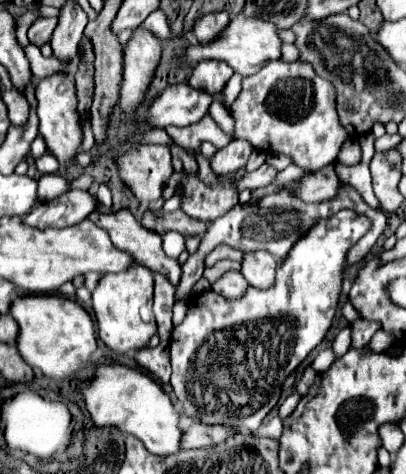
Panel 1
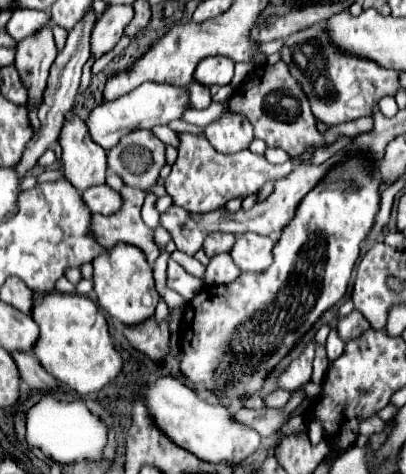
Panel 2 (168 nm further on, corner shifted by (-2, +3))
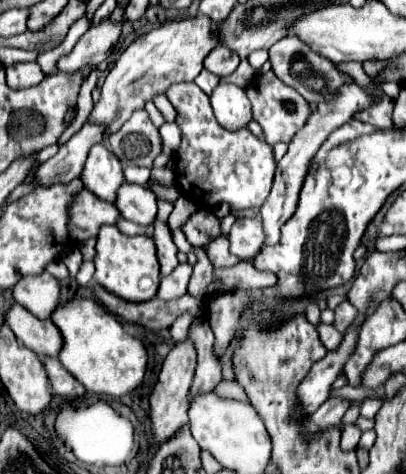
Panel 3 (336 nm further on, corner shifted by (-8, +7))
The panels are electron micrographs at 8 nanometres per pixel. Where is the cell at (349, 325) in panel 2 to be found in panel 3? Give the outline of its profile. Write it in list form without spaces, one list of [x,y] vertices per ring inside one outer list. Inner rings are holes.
[[[342,301],[336,309],[334,309],[334,327],[338,329],[338,331],[346,331],[348,329],[348,325],[356,319],[356,307],[352,307],[350,305],[350,301]]]

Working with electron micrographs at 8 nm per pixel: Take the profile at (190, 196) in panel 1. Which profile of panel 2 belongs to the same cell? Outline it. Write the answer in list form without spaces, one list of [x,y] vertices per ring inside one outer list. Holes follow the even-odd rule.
[[[182,133],[178,159],[172,165],[172,171],[166,179],[166,191],[172,197],[174,205],[184,207],[190,213],[208,213],[212,209],[224,207],[230,199],[246,197],[258,191],[268,181],[286,177],[292,169],[294,169],[292,161],[286,161],[282,165],[272,165],[262,155],[254,155],[248,149],[234,155],[222,155],[214,151],[214,147],[206,141],[204,135],[198,137]]]

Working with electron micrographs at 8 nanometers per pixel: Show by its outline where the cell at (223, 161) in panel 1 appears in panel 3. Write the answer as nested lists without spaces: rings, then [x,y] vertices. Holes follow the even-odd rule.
[[[220,83],[210,95],[210,99],[212,99],[214,115],[222,127],[234,131],[250,123],[252,109],[246,89],[232,83]]]

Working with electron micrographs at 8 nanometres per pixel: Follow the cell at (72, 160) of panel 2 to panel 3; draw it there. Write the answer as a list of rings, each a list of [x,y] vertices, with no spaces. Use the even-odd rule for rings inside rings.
[[[94,145],[80,175],[86,189],[104,201],[116,201],[116,189],[124,183],[122,165],[106,145]]]

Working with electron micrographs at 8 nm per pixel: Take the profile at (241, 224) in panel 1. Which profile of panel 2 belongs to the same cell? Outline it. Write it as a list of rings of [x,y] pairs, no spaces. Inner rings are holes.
[[[174,259],[168,261],[168,285],[170,285],[178,295],[182,295],[184,305],[190,303],[192,297],[194,297],[196,293],[200,293],[202,287],[204,287],[202,279],[186,273],[184,267],[178,265]]]

